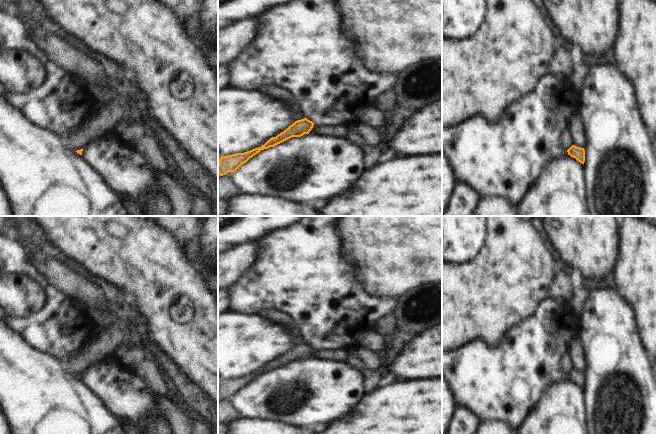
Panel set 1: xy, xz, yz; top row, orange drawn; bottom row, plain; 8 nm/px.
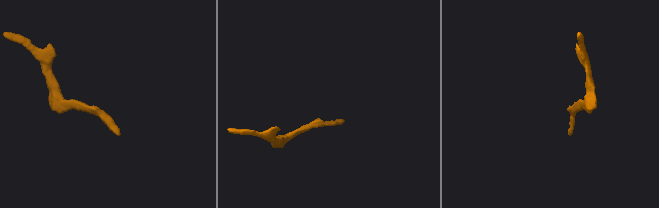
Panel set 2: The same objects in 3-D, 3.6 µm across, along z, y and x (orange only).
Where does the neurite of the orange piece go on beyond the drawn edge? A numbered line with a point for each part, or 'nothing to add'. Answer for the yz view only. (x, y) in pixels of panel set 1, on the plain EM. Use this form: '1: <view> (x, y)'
nothing to add

